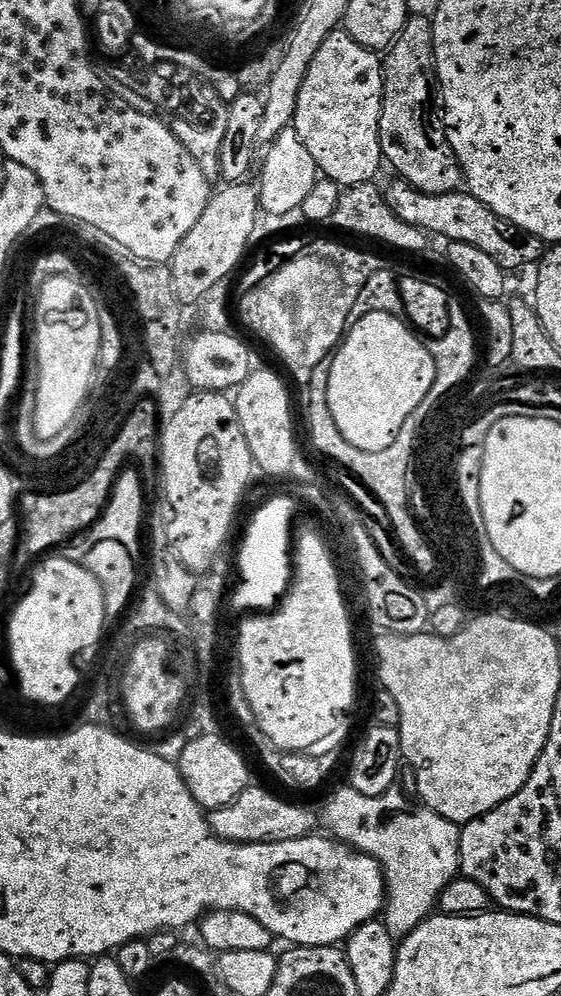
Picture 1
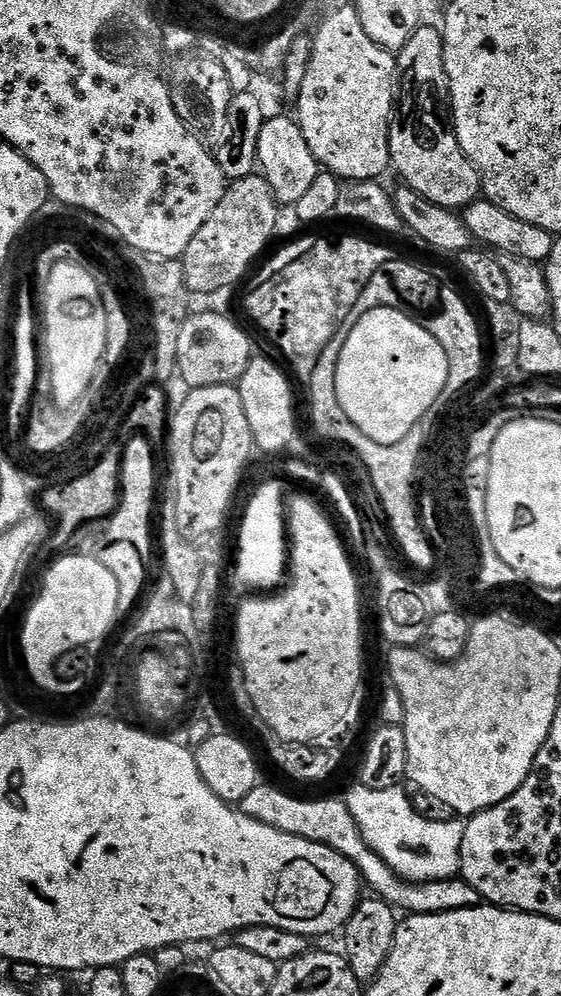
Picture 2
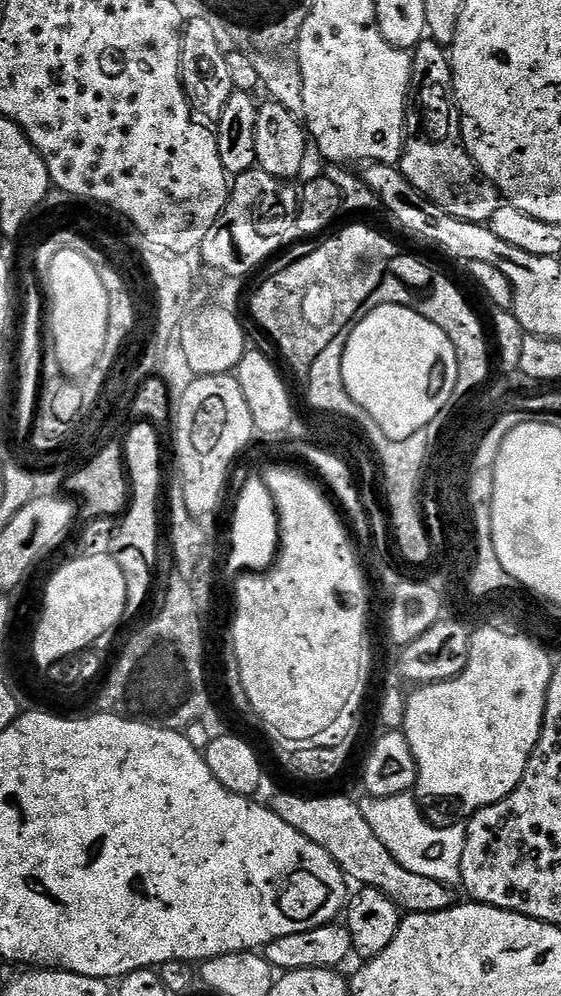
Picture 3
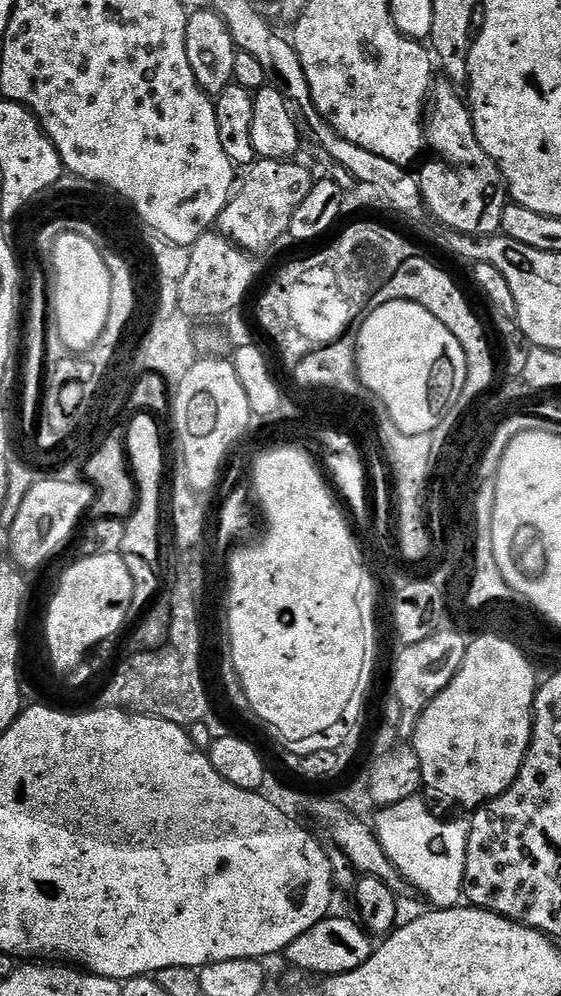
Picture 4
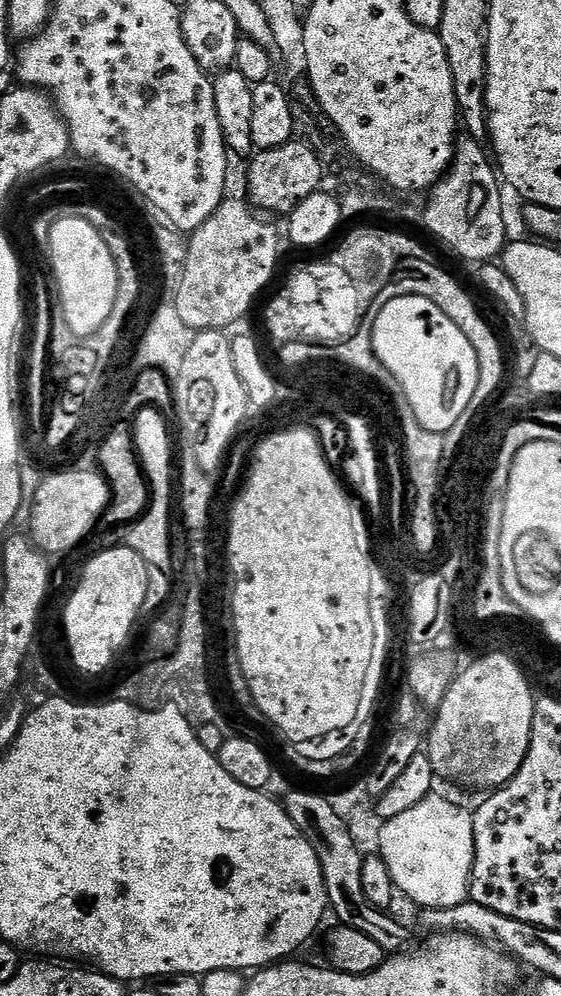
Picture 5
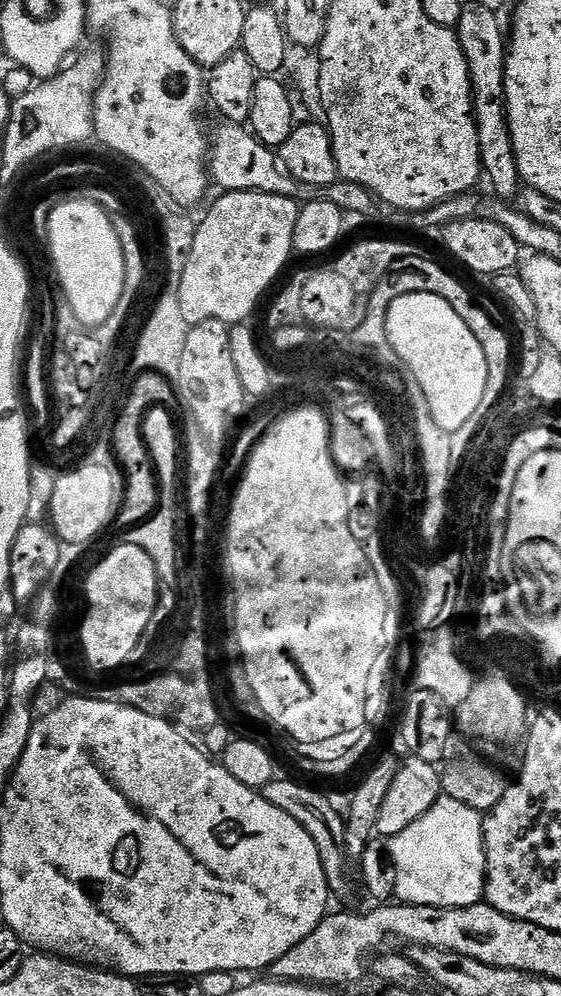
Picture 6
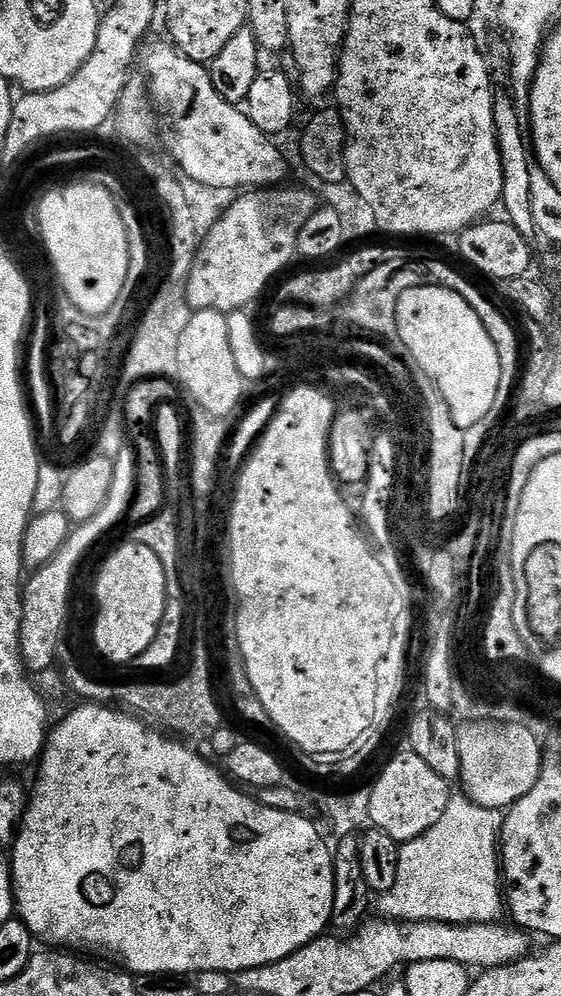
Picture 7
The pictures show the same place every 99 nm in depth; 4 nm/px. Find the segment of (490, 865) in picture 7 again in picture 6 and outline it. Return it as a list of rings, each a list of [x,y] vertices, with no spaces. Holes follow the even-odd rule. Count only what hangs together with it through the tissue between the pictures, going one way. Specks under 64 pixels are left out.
[[[441,795],[440,801],[432,806],[418,822],[406,826],[402,834],[394,834],[386,844],[394,870],[398,874],[395,899],[402,904],[417,904],[431,908],[465,908],[484,900],[486,878],[486,850],[484,849],[484,816],[457,799]]]

